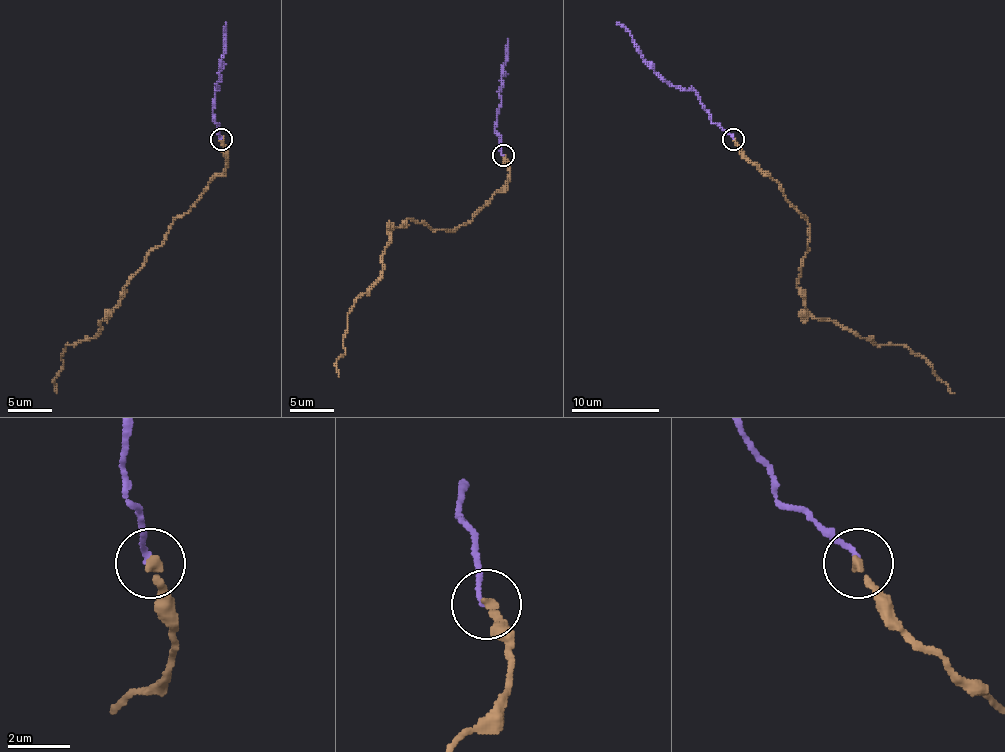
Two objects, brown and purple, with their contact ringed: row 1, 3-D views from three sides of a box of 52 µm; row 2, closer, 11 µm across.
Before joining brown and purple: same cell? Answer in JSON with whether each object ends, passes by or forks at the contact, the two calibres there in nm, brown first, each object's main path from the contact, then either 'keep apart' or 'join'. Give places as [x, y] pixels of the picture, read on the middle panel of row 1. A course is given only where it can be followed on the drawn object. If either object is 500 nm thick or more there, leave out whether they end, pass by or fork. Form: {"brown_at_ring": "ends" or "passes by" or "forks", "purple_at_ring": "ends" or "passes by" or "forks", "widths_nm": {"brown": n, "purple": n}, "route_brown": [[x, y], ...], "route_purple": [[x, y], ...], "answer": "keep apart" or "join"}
{"brown_at_ring": "ends", "purple_at_ring": "ends", "widths_nm": {"brown": 280, "purple": 170}, "route_brown": [[503, 155], [510, 179], [453, 232], [409, 218], [396, 227], [382, 273], [347, 315], [339, 376]], "route_purple": [[503, 155], [494, 124], [501, 102], [499, 89], [508, 39]], "answer": "join"}

